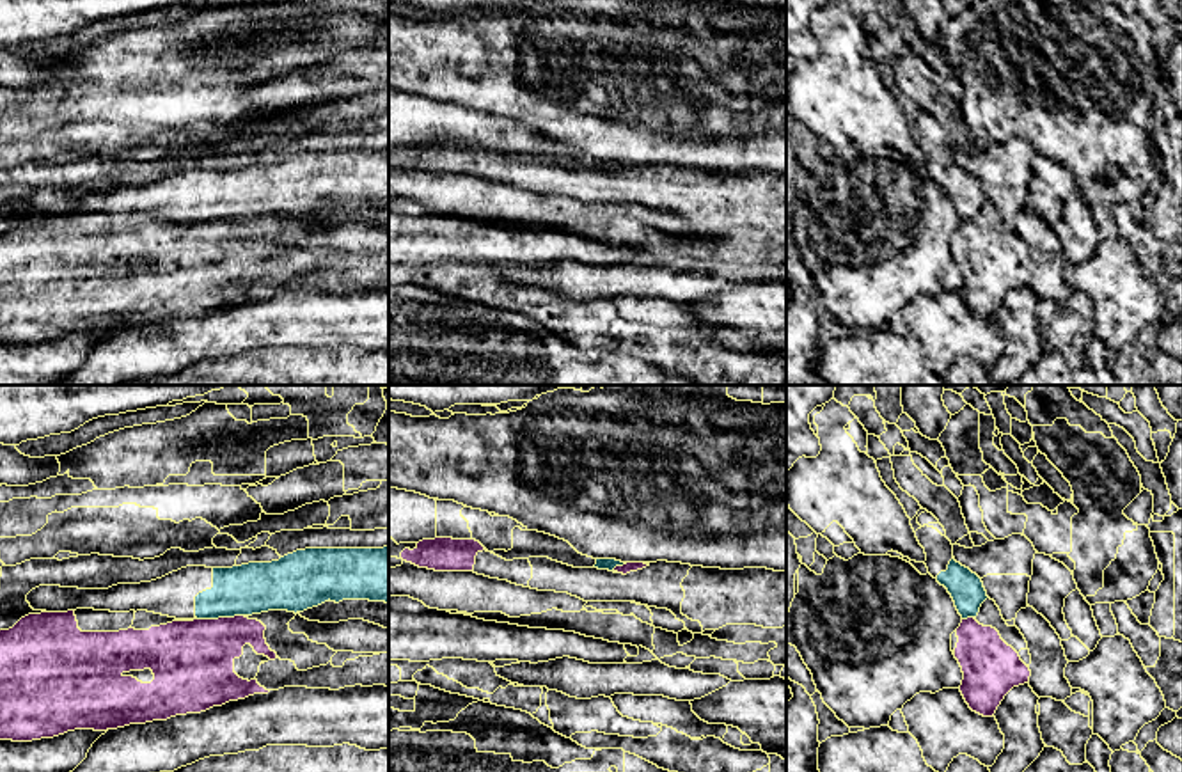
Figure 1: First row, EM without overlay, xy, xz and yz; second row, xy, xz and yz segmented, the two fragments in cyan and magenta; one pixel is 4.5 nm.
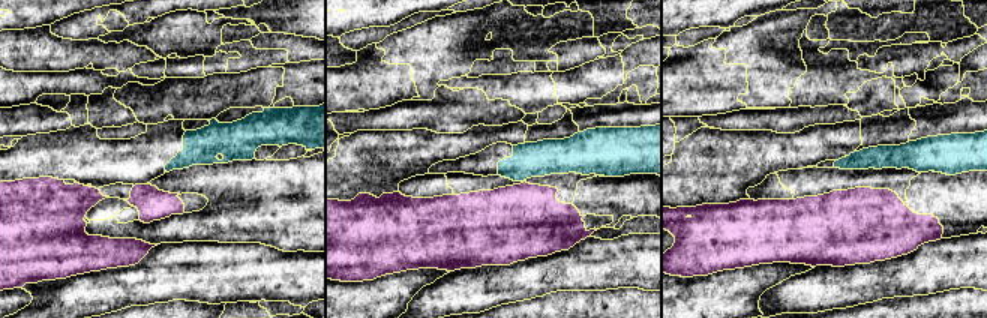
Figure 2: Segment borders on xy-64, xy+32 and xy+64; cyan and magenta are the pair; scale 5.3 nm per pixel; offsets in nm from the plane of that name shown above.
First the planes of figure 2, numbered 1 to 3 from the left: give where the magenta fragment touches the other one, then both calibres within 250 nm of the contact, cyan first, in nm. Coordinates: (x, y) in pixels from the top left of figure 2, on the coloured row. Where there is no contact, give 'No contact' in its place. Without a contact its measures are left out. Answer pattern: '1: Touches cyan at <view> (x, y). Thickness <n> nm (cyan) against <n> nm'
1: No contact
2: No contact
3: No contact

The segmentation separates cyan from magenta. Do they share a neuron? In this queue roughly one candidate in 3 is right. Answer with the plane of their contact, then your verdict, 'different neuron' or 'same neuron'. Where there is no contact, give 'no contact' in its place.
xy | different neuron

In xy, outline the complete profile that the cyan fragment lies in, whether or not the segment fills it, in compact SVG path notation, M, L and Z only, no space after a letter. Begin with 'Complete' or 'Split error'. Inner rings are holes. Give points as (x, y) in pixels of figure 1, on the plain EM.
Split error. M389 149L305 151L272 165L248 165L232 170L186 169L151 185L117 186L108 192L39 188L27 197L27 204L34 213L147 213L176 222L218 222L252 218L268 213L288 213L296 217L328 202L335 206L343 202L389 206Z

